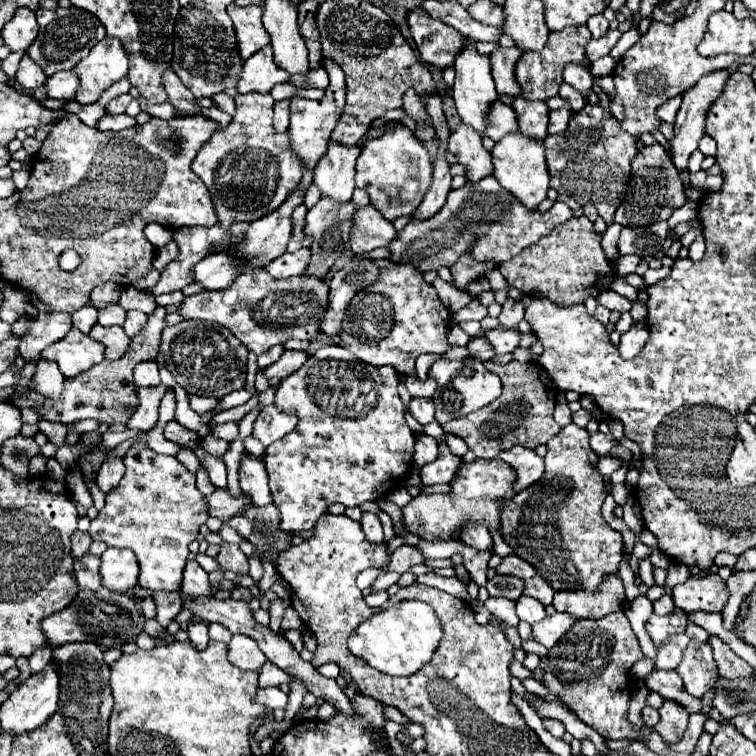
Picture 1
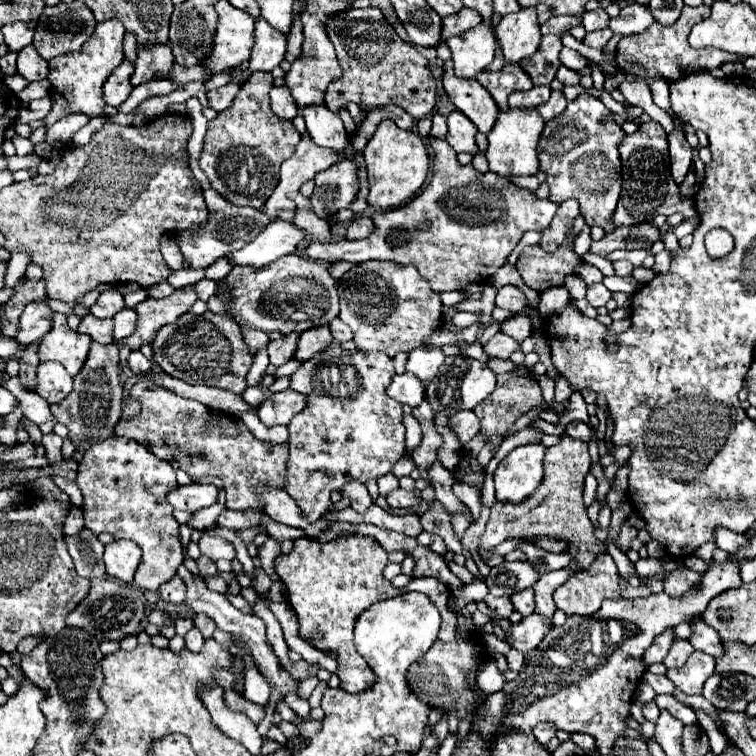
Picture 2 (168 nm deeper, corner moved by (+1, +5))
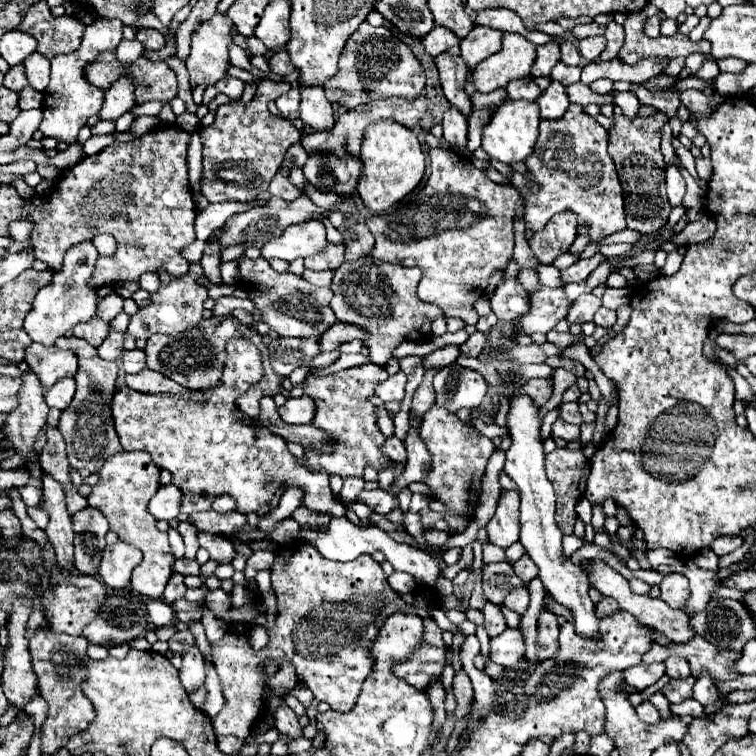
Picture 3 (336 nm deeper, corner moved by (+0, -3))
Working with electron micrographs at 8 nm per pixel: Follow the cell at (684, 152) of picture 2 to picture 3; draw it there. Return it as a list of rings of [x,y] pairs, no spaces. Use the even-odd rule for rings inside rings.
[[[668,166],[666,170],[666,192],[668,192],[668,202],[672,208],[682,206],[682,198],[686,194],[686,182],[676,166]]]

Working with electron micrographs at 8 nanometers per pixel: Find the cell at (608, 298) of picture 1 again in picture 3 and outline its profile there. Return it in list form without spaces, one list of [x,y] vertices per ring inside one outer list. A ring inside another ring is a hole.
[[[582,294],[570,308],[566,320],[572,324],[584,324],[584,322],[592,322],[596,310],[602,306],[600,298],[596,298],[594,294]]]

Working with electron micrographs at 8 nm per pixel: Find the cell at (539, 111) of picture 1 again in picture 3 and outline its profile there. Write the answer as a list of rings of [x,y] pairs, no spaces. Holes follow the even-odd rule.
[[[532,76],[520,78],[520,80],[512,80],[506,86],[506,92],[510,98],[524,98],[524,100],[538,100],[538,94],[542,92],[538,88],[538,84],[532,80]]]

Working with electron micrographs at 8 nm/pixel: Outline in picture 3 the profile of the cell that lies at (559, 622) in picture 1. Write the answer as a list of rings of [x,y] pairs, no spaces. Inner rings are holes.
[[[508,628],[504,634],[490,640],[490,660],[504,668],[516,668],[524,652],[526,646],[518,628]]]

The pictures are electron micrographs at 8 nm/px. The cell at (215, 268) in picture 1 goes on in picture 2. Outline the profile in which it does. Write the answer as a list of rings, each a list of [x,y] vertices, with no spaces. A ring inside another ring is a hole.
[[[273,220],[253,242],[245,244],[241,250],[231,252],[229,260],[233,266],[261,268],[285,254],[291,254],[303,236],[303,230],[299,230],[293,222]]]

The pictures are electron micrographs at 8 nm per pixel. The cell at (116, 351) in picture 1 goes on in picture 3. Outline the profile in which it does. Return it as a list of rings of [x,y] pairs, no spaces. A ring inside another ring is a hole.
[[[92,318],[90,322],[86,322],[86,324],[78,324],[78,326],[74,326],[74,336],[76,338],[82,338],[82,340],[86,340],[86,342],[90,342],[92,346],[100,346],[102,344],[102,340],[108,336],[108,324],[104,322],[104,320],[100,320],[100,318]]]

